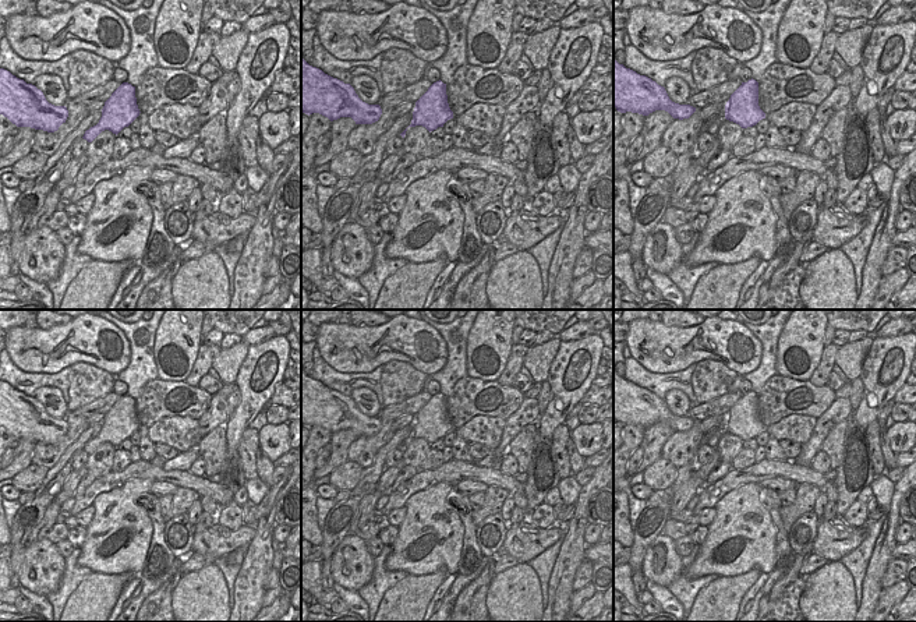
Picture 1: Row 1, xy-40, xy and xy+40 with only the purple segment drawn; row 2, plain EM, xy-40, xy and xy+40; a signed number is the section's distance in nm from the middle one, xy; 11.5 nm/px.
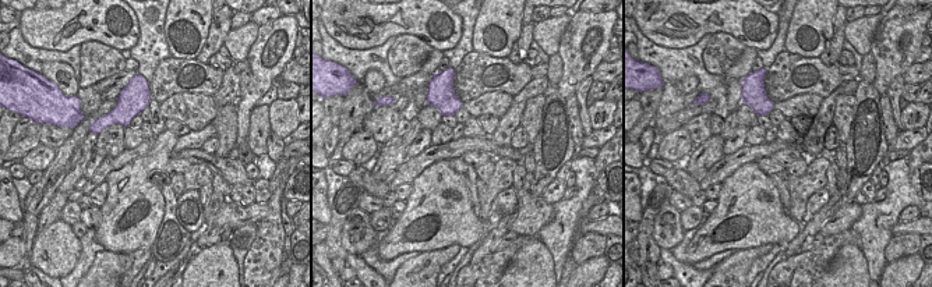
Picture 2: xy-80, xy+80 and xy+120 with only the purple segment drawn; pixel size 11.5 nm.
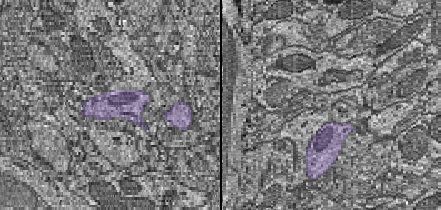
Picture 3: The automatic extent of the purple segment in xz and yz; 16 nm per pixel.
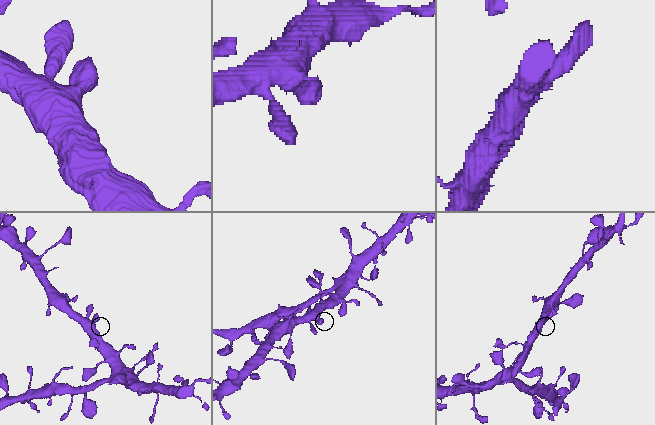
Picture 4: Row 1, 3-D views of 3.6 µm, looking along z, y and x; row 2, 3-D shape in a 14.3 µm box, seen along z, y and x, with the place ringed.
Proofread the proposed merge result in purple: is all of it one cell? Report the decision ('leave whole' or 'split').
leave whole

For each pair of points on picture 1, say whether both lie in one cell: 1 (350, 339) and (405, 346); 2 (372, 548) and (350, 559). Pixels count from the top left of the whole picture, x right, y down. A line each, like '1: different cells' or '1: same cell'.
1: same cell
2: different cells

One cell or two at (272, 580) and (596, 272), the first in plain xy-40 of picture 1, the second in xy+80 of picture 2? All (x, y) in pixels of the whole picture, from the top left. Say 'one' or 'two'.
two

